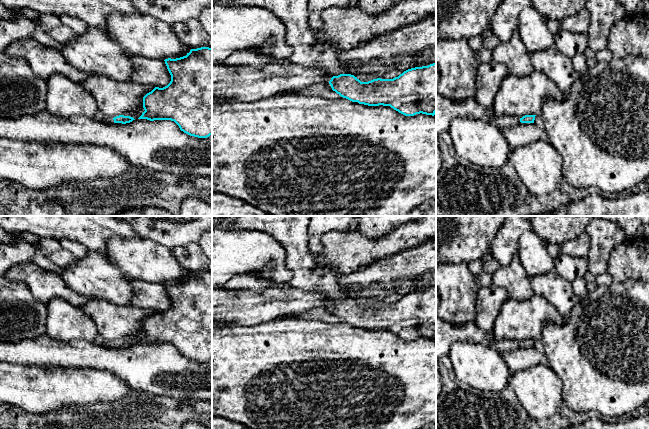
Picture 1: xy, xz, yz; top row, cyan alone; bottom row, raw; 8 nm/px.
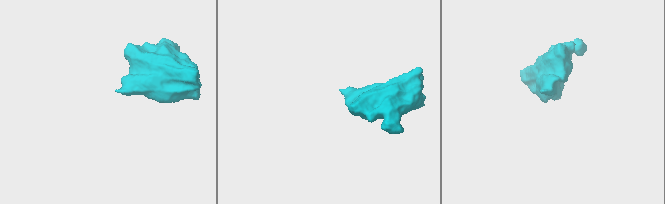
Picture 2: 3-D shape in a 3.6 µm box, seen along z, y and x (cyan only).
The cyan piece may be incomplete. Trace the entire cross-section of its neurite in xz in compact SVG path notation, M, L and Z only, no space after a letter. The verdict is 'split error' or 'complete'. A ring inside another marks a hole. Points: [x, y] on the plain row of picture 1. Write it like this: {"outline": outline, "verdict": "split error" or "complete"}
{"outline": "M239 216L233 230L262 231L278 240L286 251L286 265L293 273L292 287L313 290L326 294L333 301L329 305L331 312L341 321L352 326L368 330L390 330L405 340L436 337L436 287L415 291L404 295L393 303L373 303L361 306L351 298L342 298L337 275L328 267L320 265L315 256L308 251L308 225L311 216Z", "verdict": "split error"}

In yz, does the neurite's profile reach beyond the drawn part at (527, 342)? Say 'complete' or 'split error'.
split error

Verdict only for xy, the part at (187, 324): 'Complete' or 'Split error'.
Complete

